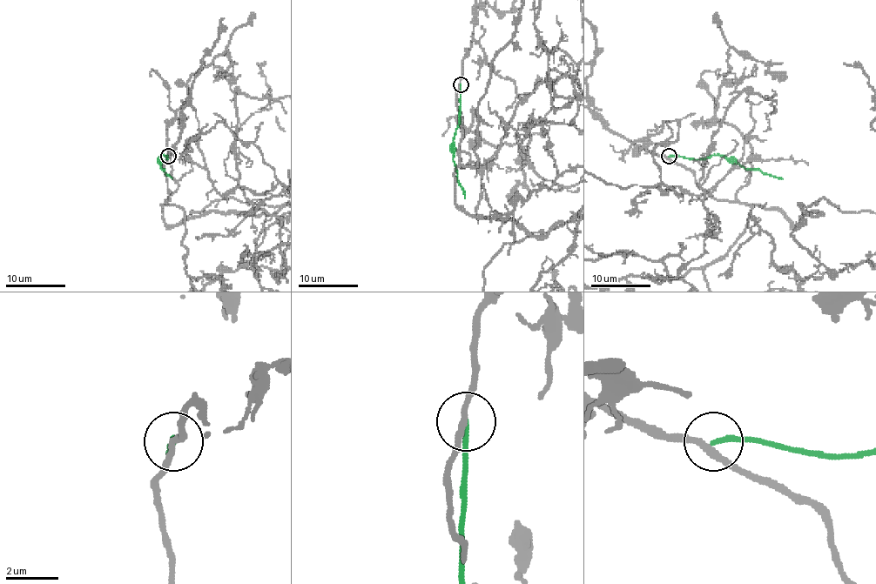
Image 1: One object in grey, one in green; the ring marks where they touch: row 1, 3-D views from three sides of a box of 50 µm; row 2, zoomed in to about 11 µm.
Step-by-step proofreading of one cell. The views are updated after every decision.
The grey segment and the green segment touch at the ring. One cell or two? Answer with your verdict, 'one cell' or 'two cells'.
two cells

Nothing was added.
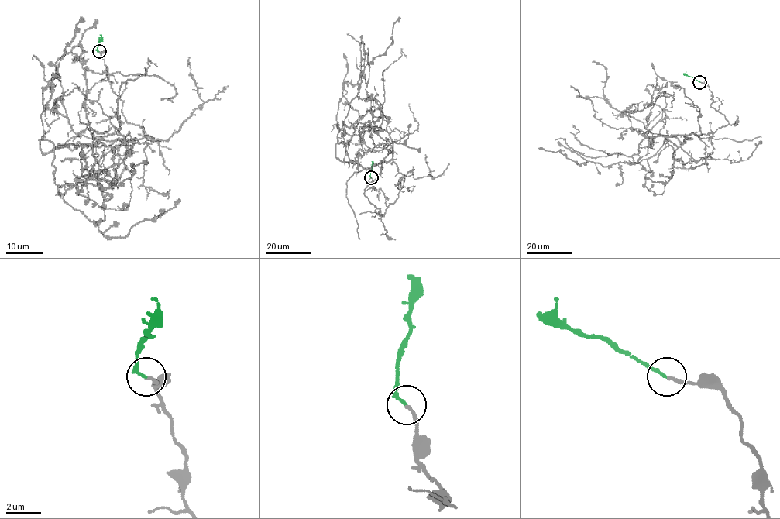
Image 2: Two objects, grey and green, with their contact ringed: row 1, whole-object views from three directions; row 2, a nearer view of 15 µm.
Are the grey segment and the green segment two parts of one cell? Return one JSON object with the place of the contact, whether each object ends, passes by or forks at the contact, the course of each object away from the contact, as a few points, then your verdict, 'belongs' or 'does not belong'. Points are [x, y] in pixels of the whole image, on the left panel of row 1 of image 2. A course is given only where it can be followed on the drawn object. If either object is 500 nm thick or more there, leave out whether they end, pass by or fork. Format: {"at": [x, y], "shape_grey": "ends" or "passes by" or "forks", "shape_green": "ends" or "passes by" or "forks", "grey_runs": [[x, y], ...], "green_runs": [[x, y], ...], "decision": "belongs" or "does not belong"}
{"at": [99, 51], "shape_grey": "ends", "shape_green": "ends", "grey_runs": [[98, 51], [121, 115], [153, 140], [40, 149], [53, 144], [54, 182], [81, 191], [117, 187], [144, 160]], "green_runs": [[98, 51], [97, 46], [101, 38], [100, 35]], "decision": "belongs"}

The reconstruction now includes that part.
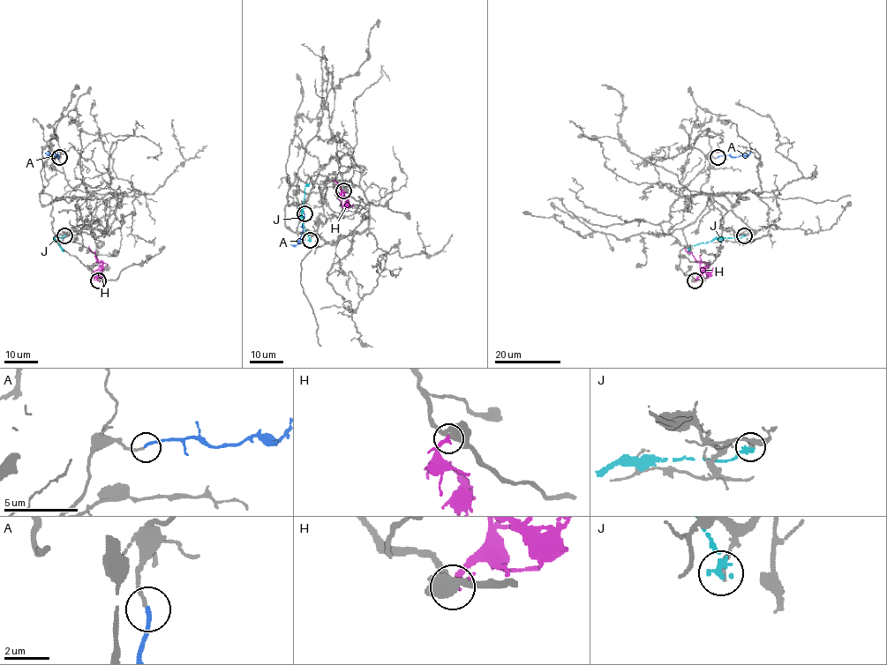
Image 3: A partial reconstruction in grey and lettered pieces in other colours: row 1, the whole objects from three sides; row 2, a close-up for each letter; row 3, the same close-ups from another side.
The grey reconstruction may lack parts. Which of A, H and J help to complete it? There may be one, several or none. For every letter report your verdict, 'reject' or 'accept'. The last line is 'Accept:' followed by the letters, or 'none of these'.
A: accept
H: reject
J: reject
Accept: A

